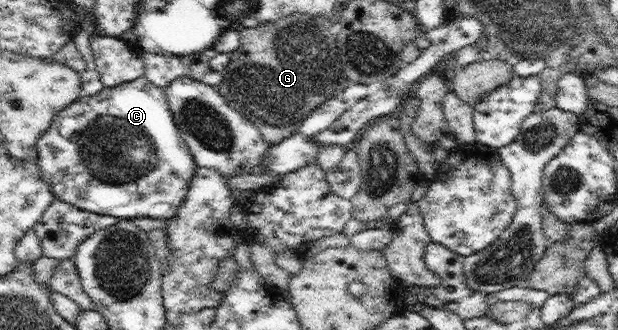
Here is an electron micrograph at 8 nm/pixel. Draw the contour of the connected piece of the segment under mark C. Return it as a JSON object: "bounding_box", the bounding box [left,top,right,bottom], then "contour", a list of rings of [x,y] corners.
{"bounding_box":[37,76,198,221],"contour":[[[141,76],[131,82],[114,86],[111,91],[109,91],[107,87],[104,87],[101,92],[93,97],[83,93],[78,100],[69,104],[69,107],[57,113],[55,119],[53,119],[53,123],[49,125],[49,129],[41,135],[40,140],[37,140],[37,150],[37,162],[41,169],[42,177],[50,184],[50,187],[53,188],[53,194],[57,199],[64,200],[66,203],[72,204],[81,210],[94,212],[94,214],[97,215],[113,216],[118,220],[151,218],[167,221],[173,219],[173,217],[177,217],[180,206],[189,192],[192,178],[195,176],[196,170],[198,169],[173,119],[173,114],[171,113],[171,108],[166,98],[166,88],[159,88],[153,85],[145,76]]]}

